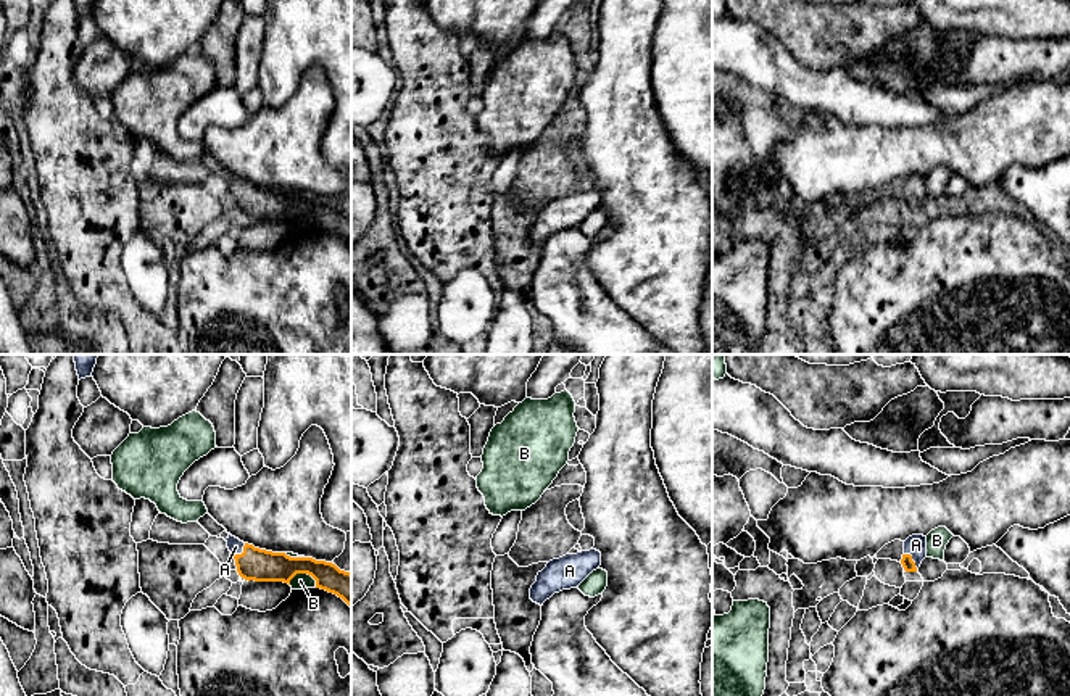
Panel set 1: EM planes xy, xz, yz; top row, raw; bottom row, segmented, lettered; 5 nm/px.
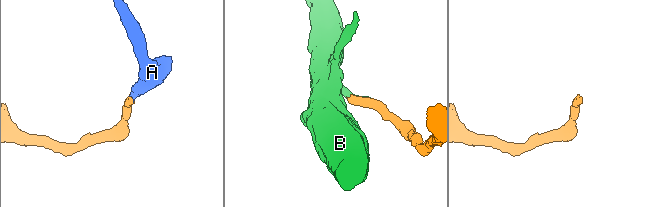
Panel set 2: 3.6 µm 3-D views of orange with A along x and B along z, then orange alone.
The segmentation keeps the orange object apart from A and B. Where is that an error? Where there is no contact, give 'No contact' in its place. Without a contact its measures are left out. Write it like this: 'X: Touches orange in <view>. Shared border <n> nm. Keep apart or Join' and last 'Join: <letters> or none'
A: Touches orange in yz. Shared border 110 nm. Join
B: Touches orange in xy. Shared border 150 nm. Keep apart
Join: A

